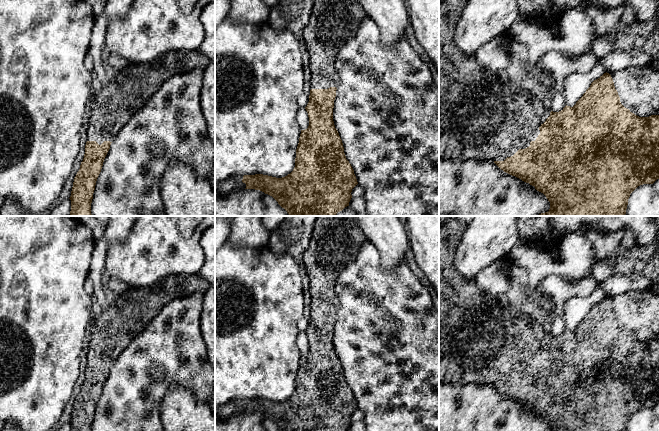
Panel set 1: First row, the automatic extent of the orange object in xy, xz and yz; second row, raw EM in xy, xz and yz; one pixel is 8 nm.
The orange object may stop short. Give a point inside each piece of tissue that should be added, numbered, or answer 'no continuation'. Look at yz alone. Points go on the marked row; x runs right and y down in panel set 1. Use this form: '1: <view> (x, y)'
1: yz (483, 118)

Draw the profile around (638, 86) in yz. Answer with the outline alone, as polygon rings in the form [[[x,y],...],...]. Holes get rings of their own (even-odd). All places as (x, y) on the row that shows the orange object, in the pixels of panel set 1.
[[[651,63],[609,74],[625,108],[639,117],[659,115],[659,70]]]

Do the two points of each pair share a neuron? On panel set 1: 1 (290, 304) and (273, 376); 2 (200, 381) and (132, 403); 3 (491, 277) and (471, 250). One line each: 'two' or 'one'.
1: one
2: one
3: two

